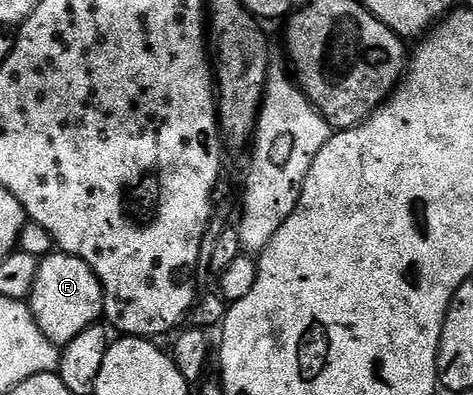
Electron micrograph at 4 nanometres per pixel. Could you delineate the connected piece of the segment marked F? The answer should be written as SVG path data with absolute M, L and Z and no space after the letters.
M53 252L40 259L38 276L30 299L32 316L42 336L58 348L70 344L74 336L86 332L86 328L97 325L104 312L104 289L94 272L81 258L72 254Z

